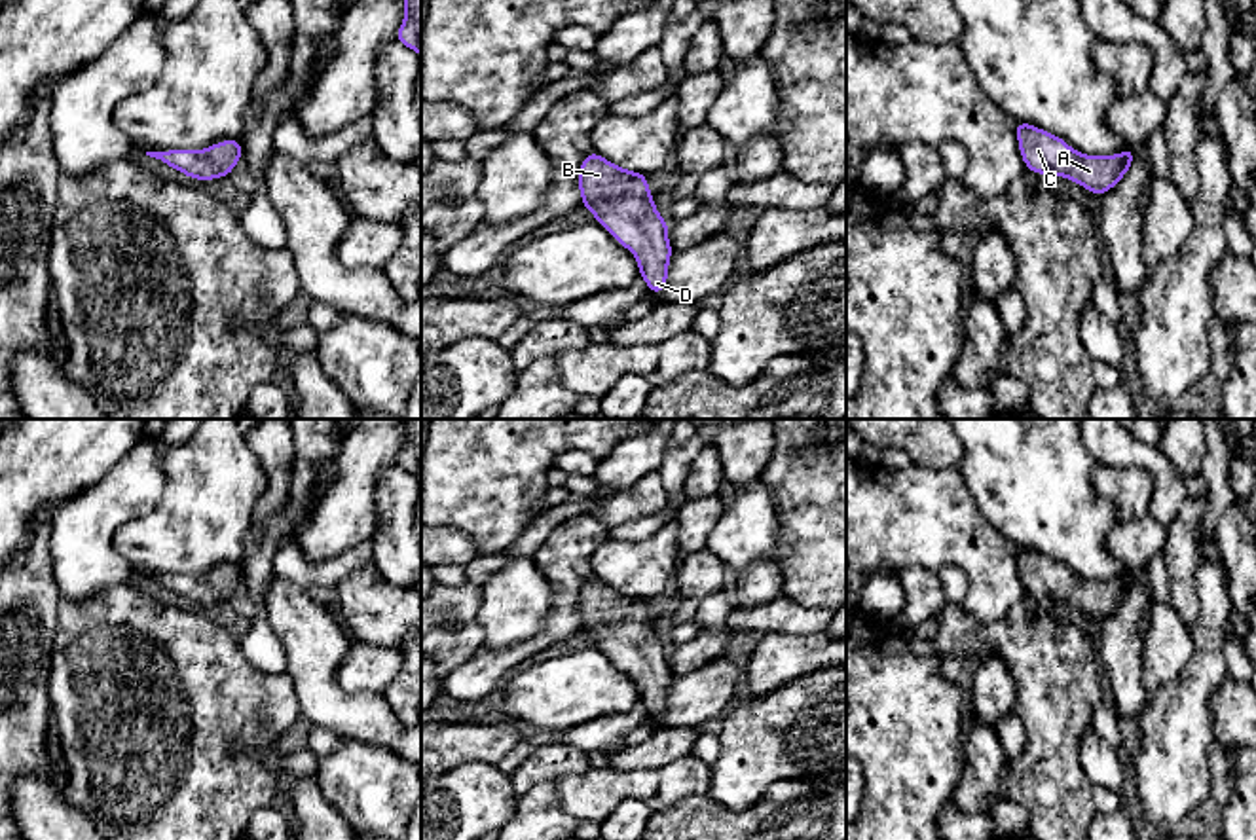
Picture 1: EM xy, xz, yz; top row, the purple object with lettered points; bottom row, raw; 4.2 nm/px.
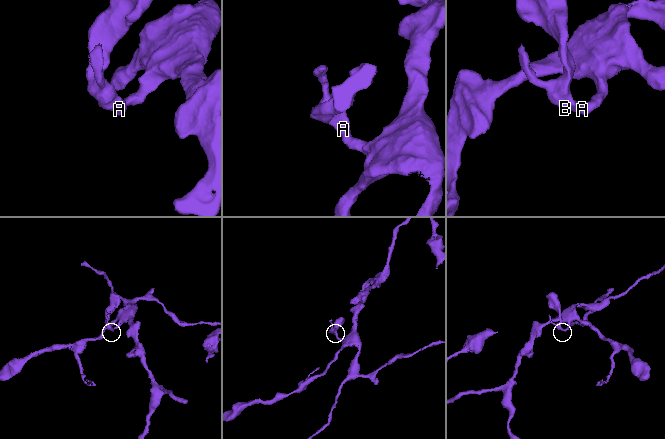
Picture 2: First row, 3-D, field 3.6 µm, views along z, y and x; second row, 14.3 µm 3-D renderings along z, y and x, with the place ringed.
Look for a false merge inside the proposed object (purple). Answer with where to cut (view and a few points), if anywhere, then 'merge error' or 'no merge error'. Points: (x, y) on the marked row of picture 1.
no cut | no merge error

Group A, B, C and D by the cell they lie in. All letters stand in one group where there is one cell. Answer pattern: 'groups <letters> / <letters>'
groups A B C D

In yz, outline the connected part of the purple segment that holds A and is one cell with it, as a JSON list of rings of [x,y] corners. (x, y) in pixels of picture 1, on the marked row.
[[[1015,121],[1017,142],[1025,167],[1036,174],[1066,176],[1095,195],[1110,192],[1135,161],[1135,148],[1116,155],[1087,155],[1049,131]]]

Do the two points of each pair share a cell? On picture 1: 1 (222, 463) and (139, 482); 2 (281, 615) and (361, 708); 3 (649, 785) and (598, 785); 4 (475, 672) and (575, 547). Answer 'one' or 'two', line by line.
1: two
2: one
3: one
4: one

